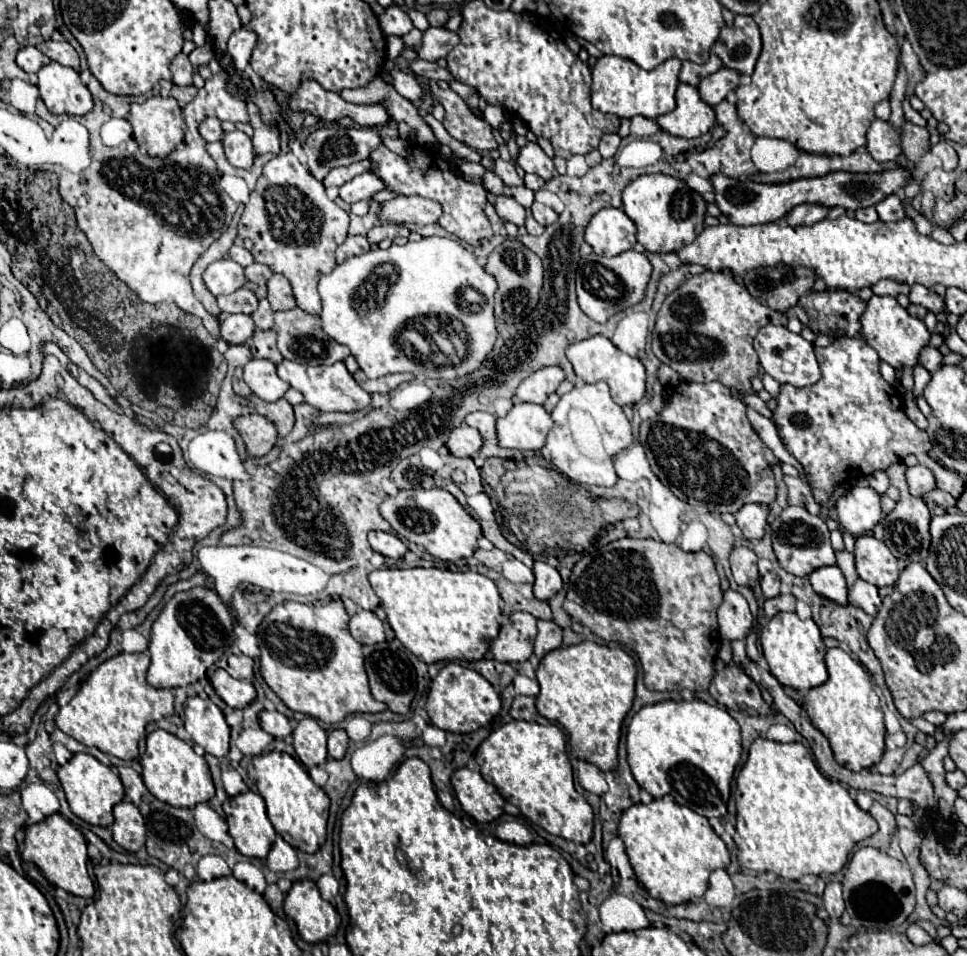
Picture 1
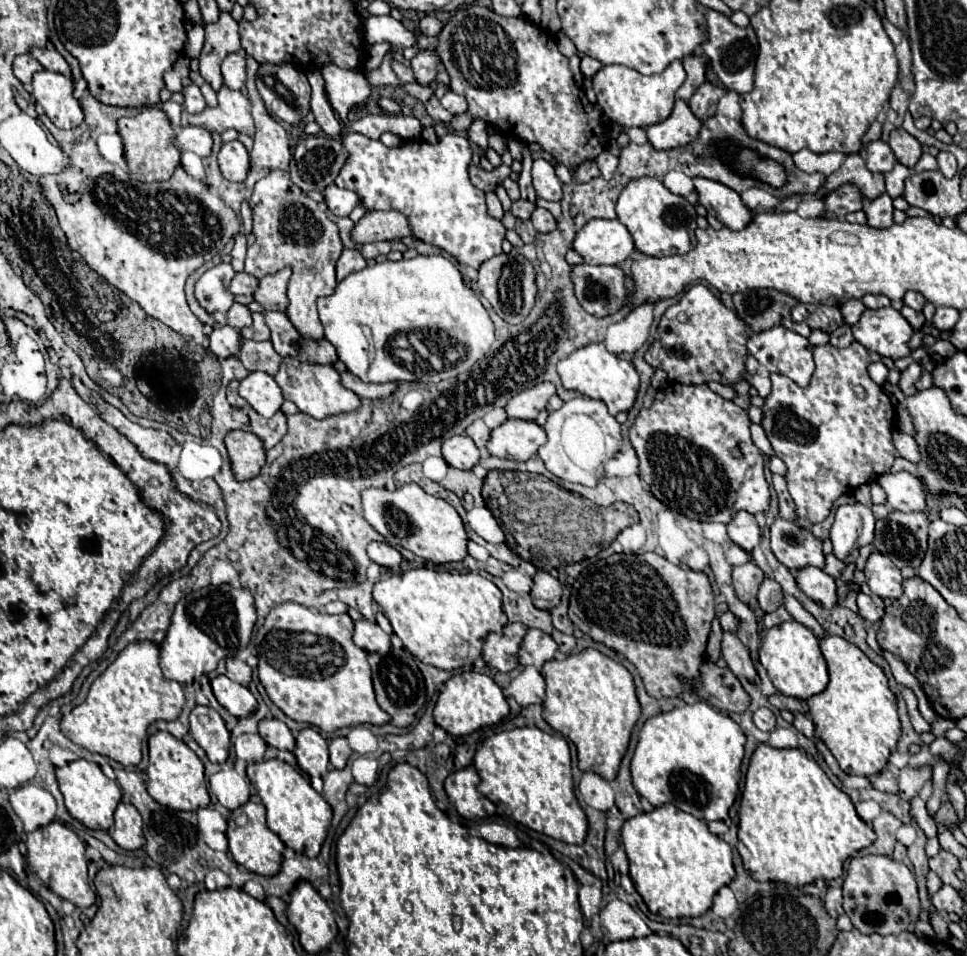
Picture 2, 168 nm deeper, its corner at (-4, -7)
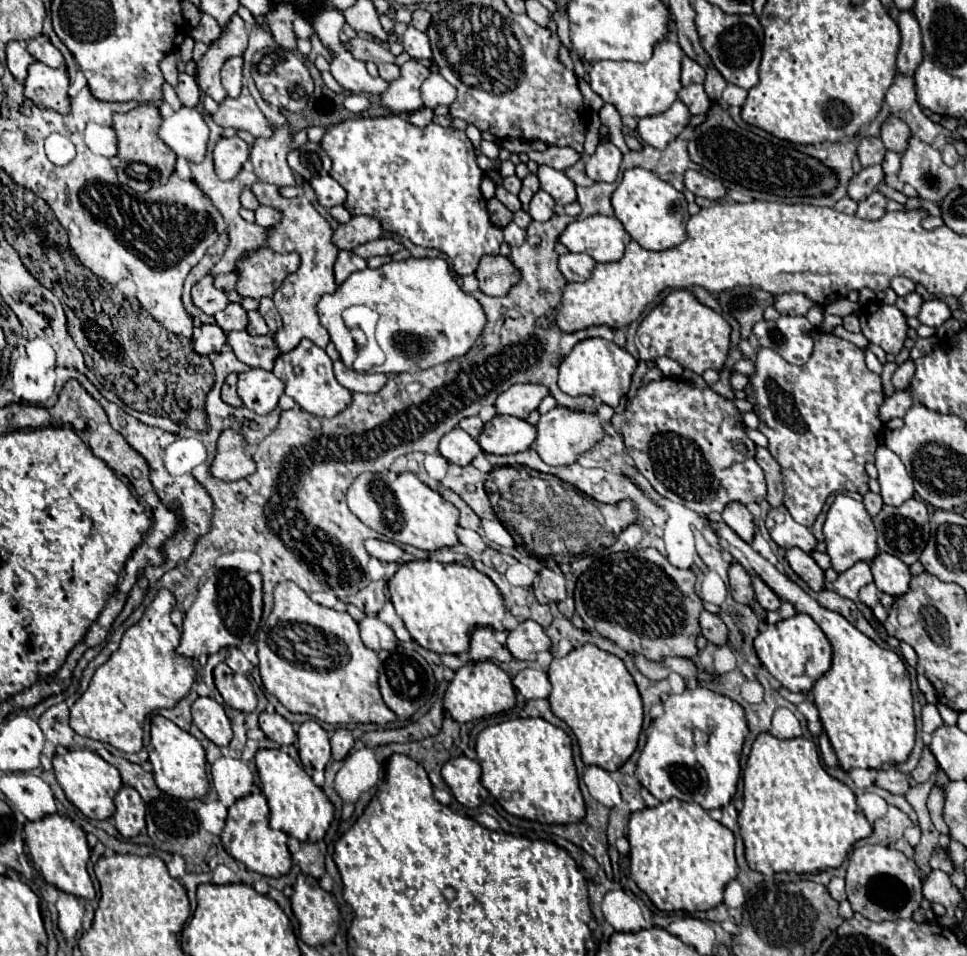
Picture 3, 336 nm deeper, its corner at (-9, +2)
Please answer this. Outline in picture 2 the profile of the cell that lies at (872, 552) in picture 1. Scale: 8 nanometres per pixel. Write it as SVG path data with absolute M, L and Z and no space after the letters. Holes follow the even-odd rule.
M873 552L867 558L867 566L865 566L863 574L865 574L867 586L879 598L897 600L903 594L903 590L901 590L901 582L903 582L901 570L887 556Z

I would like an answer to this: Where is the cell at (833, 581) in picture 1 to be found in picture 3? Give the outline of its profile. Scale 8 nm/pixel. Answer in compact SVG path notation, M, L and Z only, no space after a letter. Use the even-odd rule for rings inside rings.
M788 549L786 559L792 567L792 571L812 589L812 591L822 591L824 589L824 571L818 567L818 563L804 553L802 549Z

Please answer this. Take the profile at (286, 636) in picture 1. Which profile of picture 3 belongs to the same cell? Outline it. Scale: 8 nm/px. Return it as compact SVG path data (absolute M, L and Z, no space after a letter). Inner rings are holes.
M284 581L274 589L274 607L256 645L262 683L288 711L308 713L330 725L384 725L396 719L378 689L378 657L362 643L358 623L346 611L314 603L296 583Z

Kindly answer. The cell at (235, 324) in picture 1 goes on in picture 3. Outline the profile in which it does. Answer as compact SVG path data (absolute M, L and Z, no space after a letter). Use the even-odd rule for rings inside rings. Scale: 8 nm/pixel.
M202 325L200 335L194 337L194 351L210 355L214 349L220 351L228 343L228 333L218 325Z

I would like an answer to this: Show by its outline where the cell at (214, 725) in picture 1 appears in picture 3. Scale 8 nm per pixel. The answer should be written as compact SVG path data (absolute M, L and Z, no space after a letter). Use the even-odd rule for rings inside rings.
M198 697L192 705L192 717L198 729L214 741L218 747L228 747L232 741L232 729L230 729L230 719L224 713L224 707L210 699L210 697Z

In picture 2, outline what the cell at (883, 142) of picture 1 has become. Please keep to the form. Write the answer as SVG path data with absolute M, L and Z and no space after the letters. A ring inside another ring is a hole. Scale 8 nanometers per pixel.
M881 140L869 142L869 146L867 146L865 152L867 152L865 164L875 174L885 174L895 164L895 156L891 154L891 148L887 146L887 142L881 142Z

